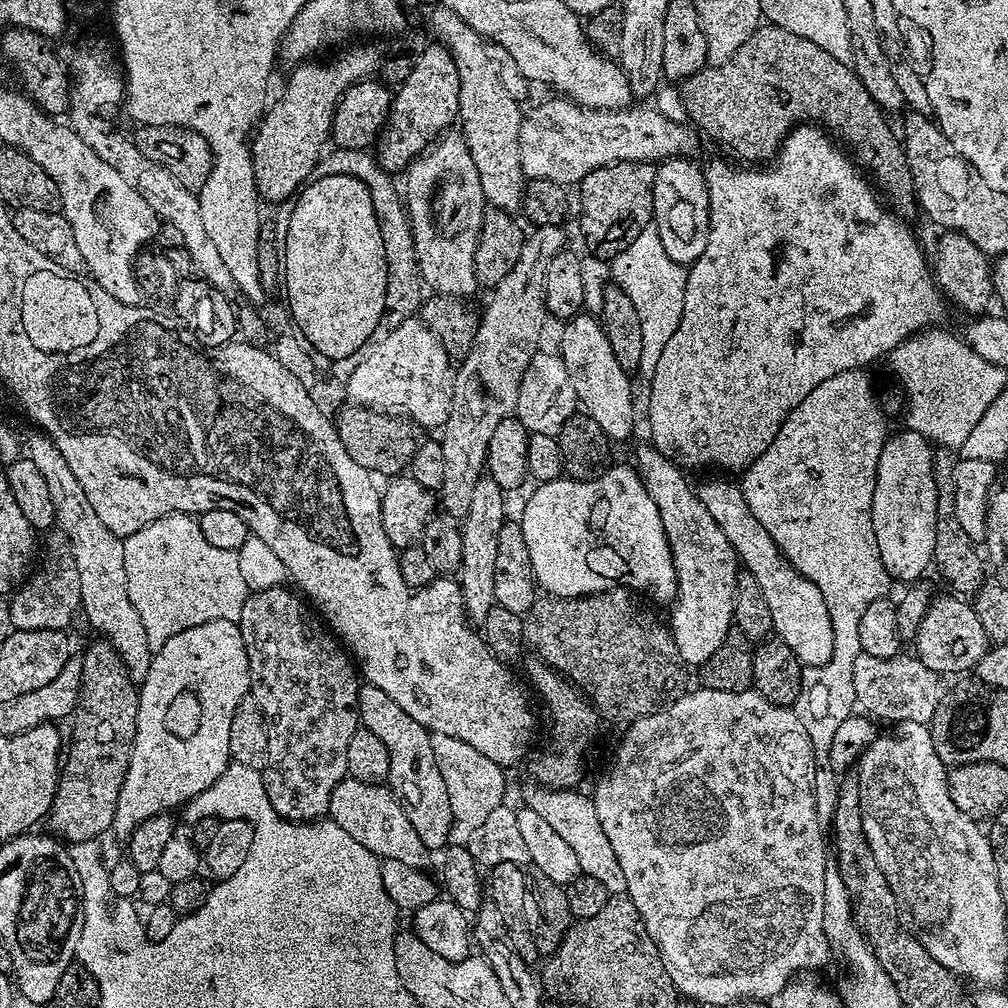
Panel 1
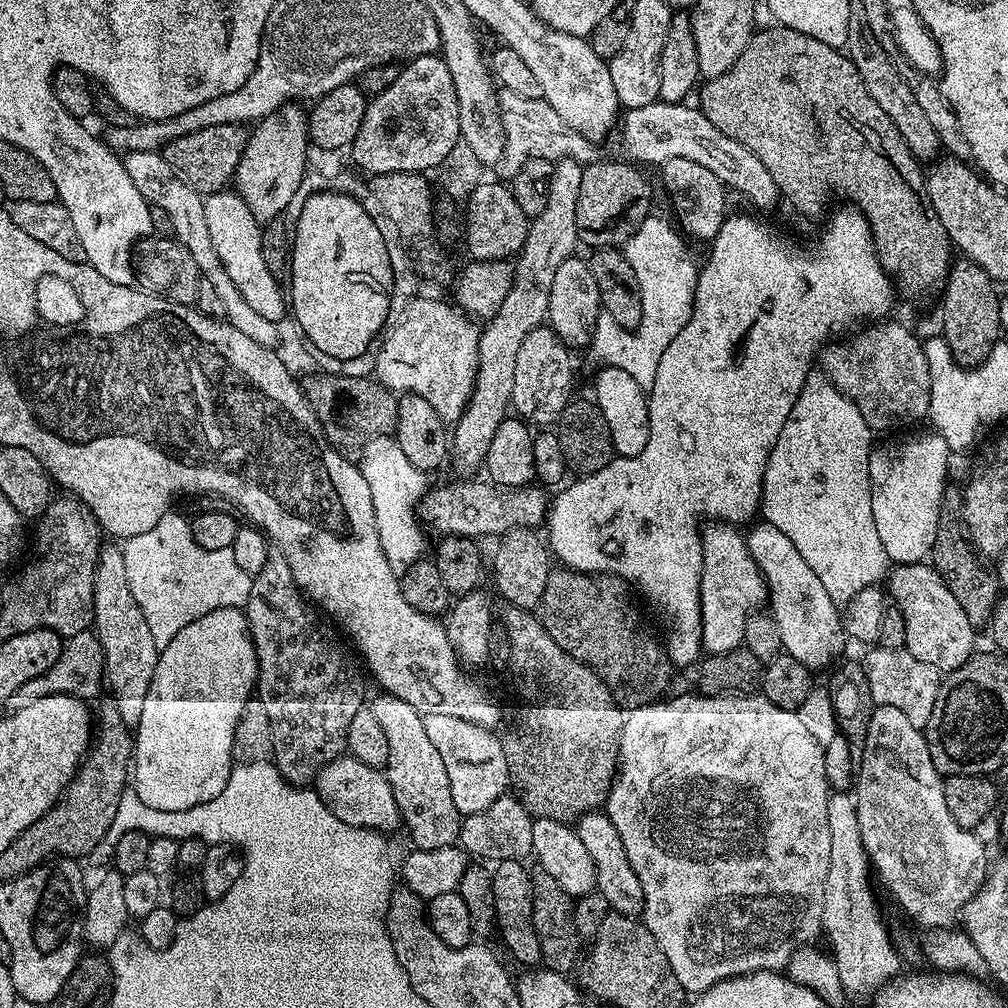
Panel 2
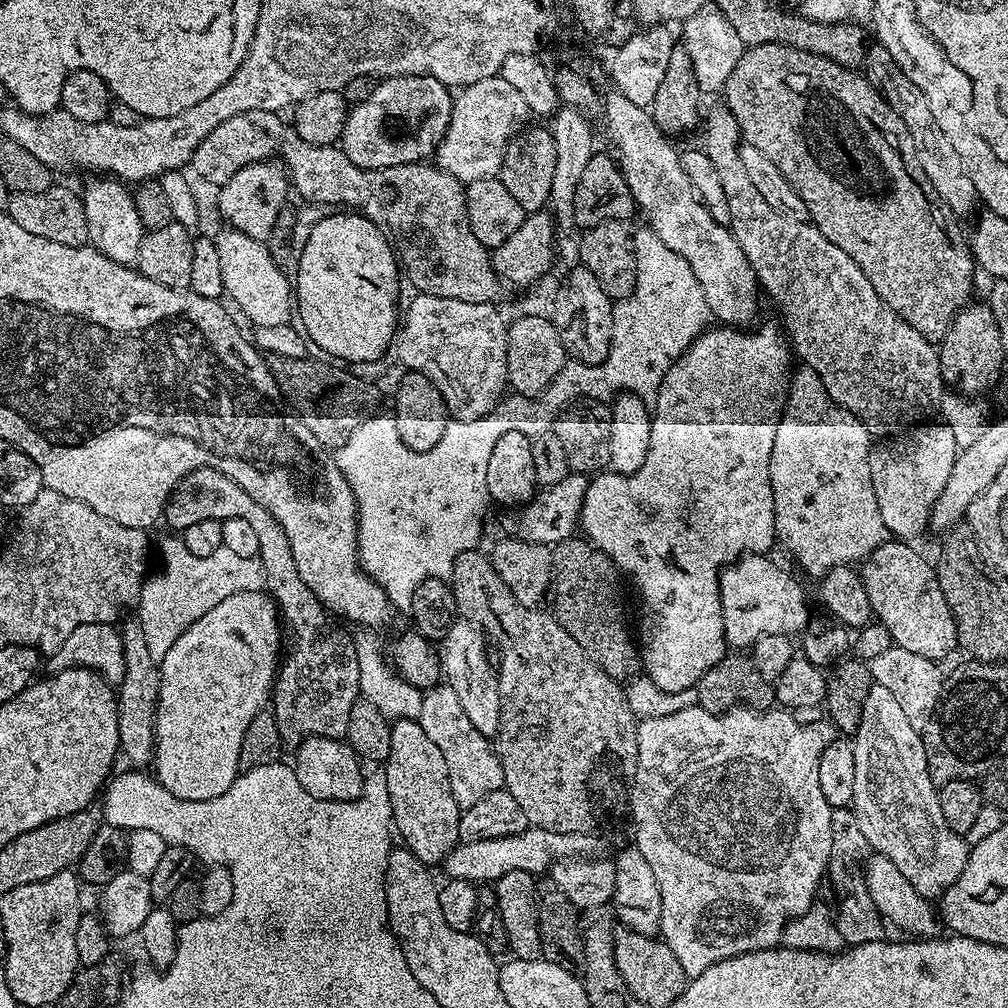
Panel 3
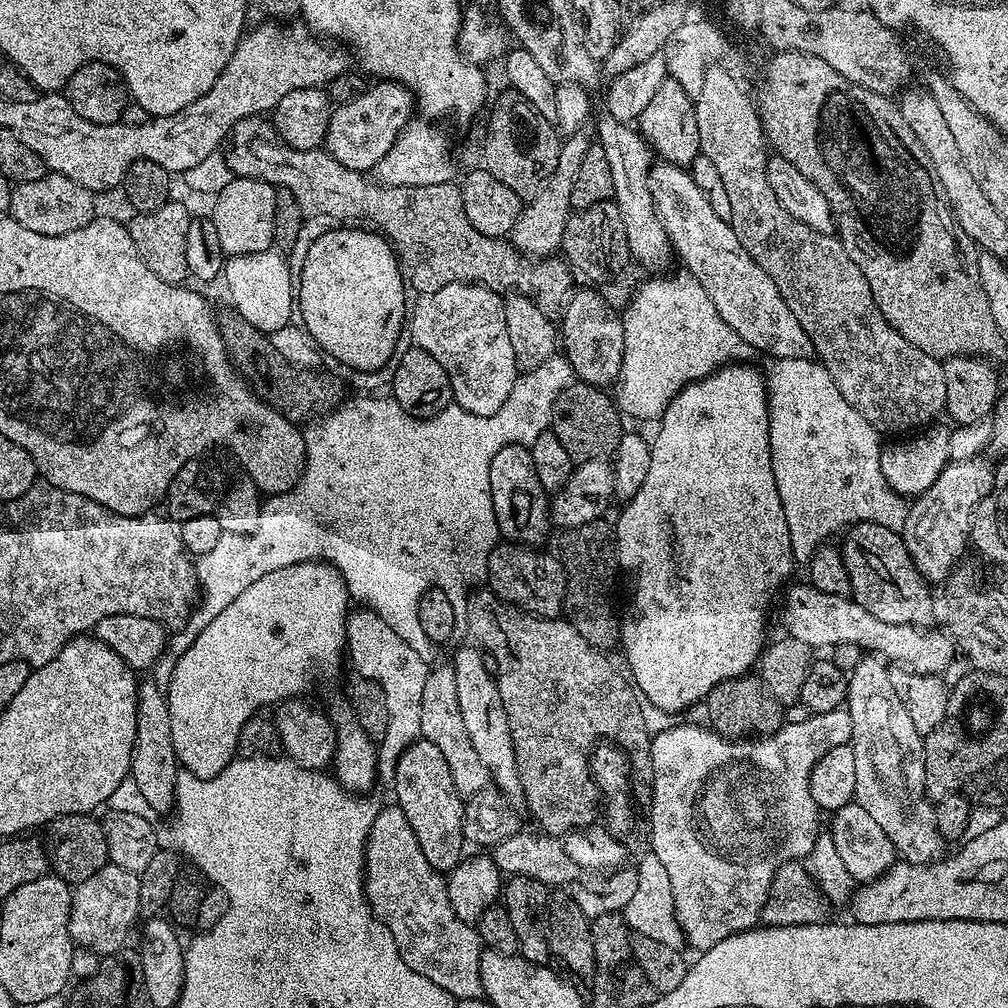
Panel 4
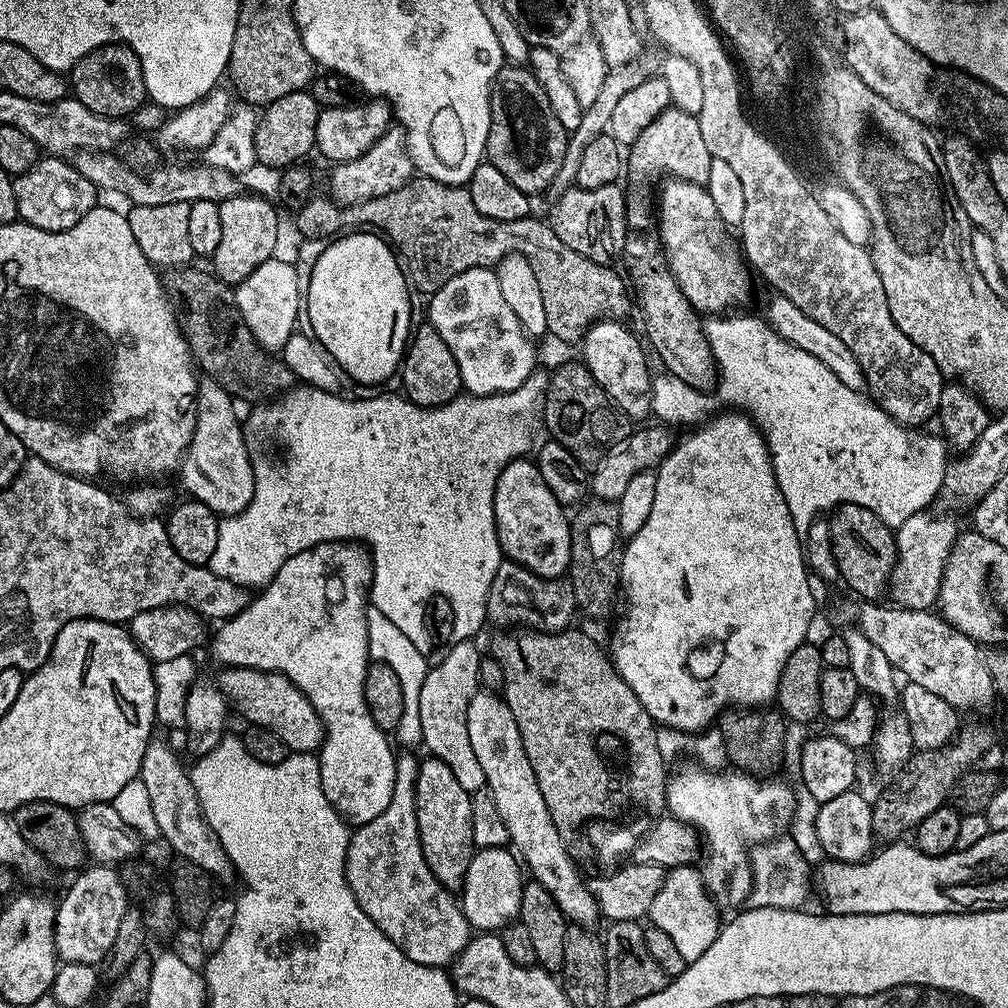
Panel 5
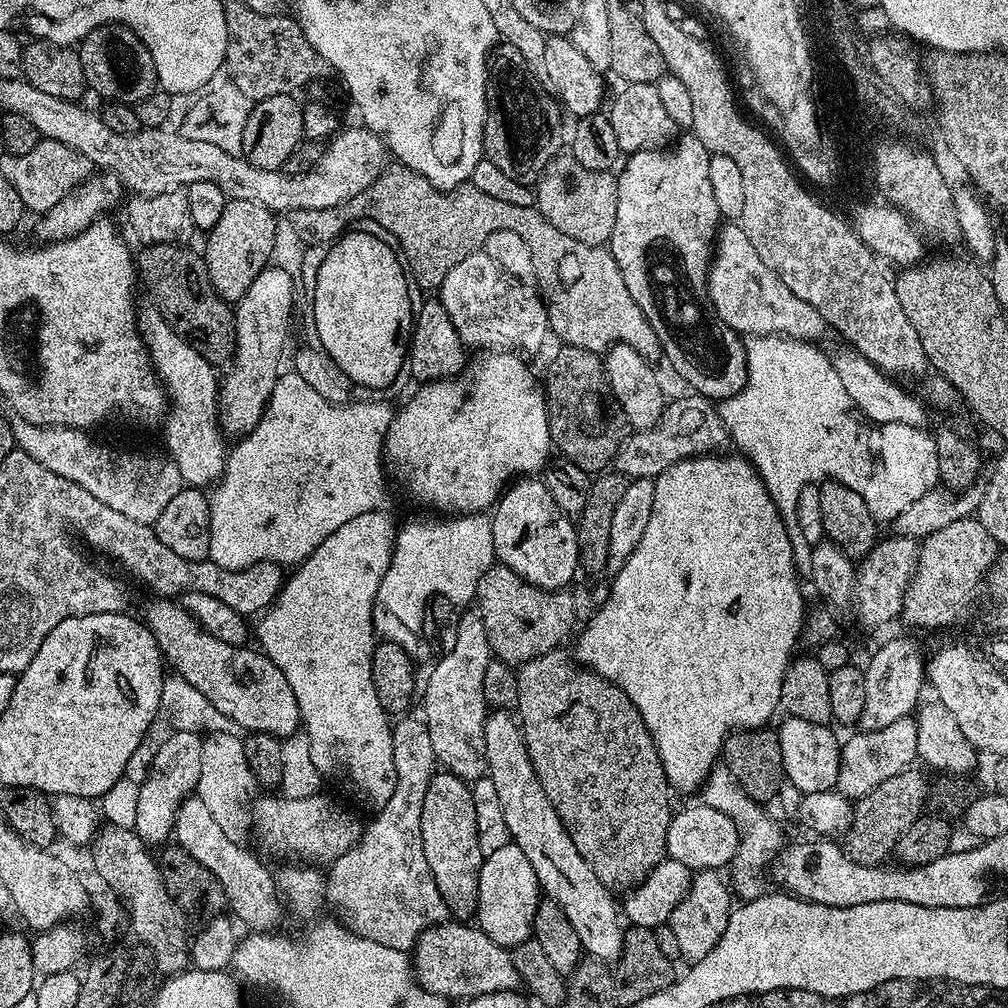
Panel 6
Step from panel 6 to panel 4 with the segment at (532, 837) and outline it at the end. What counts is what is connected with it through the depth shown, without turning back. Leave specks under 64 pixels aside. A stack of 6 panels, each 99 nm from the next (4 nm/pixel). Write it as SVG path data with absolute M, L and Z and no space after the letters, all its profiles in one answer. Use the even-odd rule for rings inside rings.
M471 647L458 649L456 657L450 660L451 667L456 669L458 706L462 710L466 734L470 734L470 742L474 745L478 758L482 758L482 766L486 766L491 783L509 798L523 797L514 754L514 738L510 738L510 722L506 722L506 706L502 706L502 694L498 694L494 673L486 670L481 649Z

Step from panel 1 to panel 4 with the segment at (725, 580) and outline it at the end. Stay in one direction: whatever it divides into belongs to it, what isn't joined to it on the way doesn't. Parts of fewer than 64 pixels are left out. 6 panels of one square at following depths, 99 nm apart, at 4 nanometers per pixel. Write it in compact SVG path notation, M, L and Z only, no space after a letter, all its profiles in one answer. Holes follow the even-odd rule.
M793 583L783 593L783 631L798 638L798 642L806 642L813 650L830 650L838 642L854 642L854 646L858 646L865 653L875 654L893 665L927 676L943 673L943 668L958 656L958 649L947 631L935 632L935 627L918 624L882 622L874 618L870 610L862 610L862 606L858 606L858 602L848 596L826 594L813 588L811 583L803 583Z

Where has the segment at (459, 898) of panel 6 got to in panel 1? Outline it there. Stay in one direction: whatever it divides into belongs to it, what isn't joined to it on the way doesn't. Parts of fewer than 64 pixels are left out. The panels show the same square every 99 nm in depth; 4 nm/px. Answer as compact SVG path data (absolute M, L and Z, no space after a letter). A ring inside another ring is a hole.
M367 682L361 683L358 706L362 727L378 734L390 754L387 783L395 792L396 799L404 805L410 826L414 826L418 838L422 838L429 850L443 848L449 843L451 836L448 835L454 829L454 821L446 782L442 782L442 770L438 770L438 762L434 762L434 746L428 729L414 722L414 718L410 718L410 714L390 698L390 694Z

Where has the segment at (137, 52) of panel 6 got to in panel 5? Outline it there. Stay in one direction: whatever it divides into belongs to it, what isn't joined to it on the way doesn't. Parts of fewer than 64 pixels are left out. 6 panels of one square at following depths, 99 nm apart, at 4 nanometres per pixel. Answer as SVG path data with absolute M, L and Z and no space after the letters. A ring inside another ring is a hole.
M122 43L107 44L80 59L70 73L70 92L86 110L113 118L131 117L133 110L145 103L148 95L142 78L142 62L138 62L134 50Z

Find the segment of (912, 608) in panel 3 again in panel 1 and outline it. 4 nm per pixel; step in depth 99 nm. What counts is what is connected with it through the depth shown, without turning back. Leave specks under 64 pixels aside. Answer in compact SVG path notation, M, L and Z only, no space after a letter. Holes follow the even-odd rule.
M956 594L937 595L922 618L922 626L914 641L914 655L930 670L947 674L947 672L964 672L973 667L975 661L981 660L990 647L986 630L978 622L978 614L972 609L967 599Z

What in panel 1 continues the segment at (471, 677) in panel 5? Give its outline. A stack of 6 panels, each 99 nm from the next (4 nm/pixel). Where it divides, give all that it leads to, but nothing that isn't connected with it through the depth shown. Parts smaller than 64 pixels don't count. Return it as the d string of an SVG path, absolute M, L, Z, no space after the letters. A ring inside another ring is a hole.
M431 733L434 746L434 762L442 770L442 782L446 782L446 794L450 798L452 819L457 825L471 826L483 822L499 804L505 803L504 772L501 765L490 762L486 754L474 750L466 742L450 734Z

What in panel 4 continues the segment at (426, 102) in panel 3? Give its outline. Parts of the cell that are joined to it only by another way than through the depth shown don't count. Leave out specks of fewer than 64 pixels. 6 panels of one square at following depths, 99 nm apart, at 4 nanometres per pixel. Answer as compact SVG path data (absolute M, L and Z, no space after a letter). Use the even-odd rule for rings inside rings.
M394 80L373 83L360 97L333 107L323 147L335 160L355 172L371 173L394 146L398 134L414 116L412 89Z

